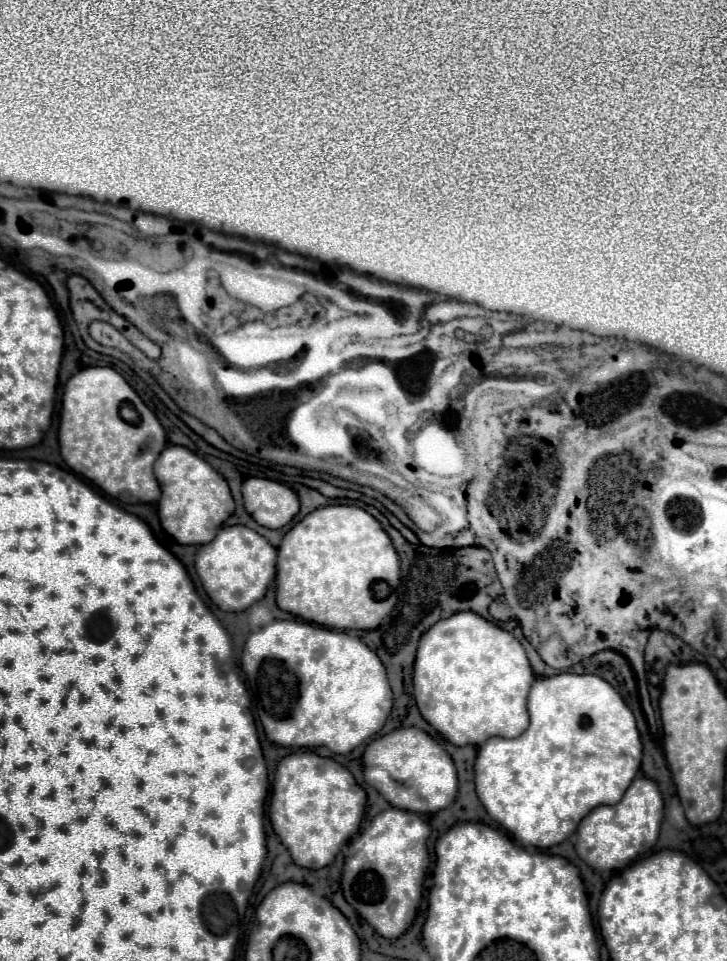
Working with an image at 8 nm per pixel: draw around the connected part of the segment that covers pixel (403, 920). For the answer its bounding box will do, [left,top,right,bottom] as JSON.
[341,808,431,938]

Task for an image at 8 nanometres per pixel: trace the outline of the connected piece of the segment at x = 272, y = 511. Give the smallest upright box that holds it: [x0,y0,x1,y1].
[241,478,299,528]

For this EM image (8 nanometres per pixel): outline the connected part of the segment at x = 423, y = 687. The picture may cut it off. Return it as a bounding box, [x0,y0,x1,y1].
[413,612,535,746]

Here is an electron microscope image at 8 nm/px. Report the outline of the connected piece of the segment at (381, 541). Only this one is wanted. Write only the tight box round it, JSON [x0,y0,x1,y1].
[277,506,399,630]

